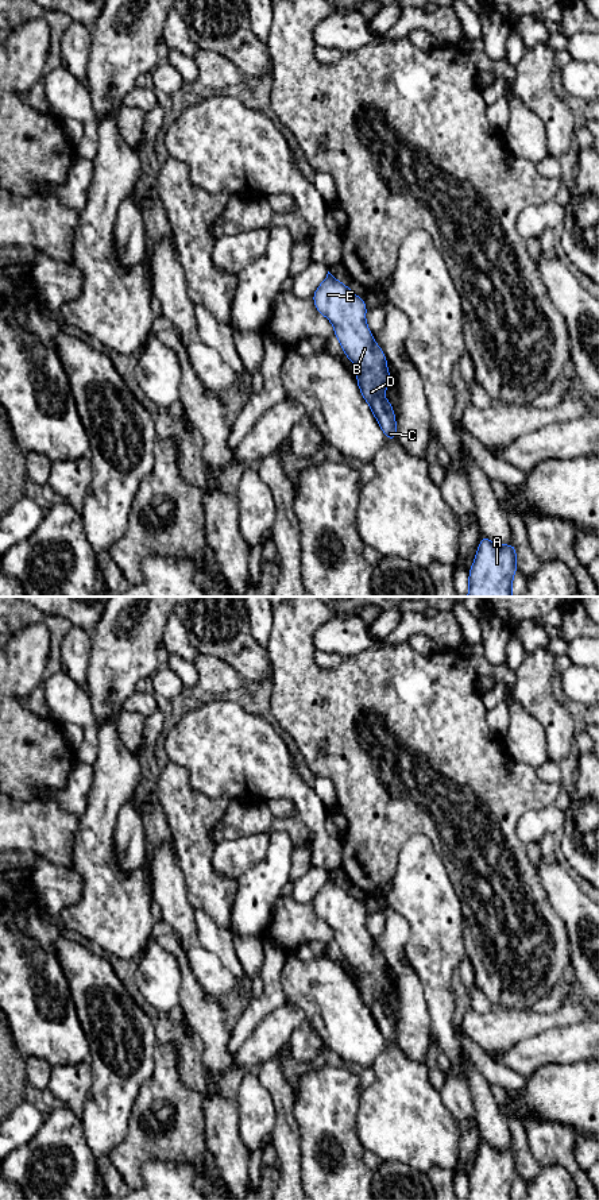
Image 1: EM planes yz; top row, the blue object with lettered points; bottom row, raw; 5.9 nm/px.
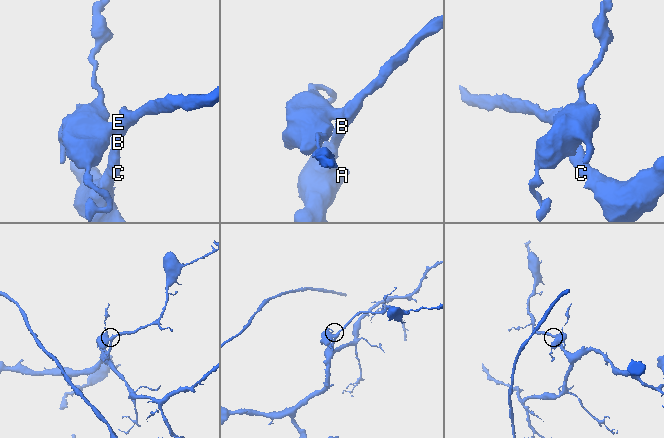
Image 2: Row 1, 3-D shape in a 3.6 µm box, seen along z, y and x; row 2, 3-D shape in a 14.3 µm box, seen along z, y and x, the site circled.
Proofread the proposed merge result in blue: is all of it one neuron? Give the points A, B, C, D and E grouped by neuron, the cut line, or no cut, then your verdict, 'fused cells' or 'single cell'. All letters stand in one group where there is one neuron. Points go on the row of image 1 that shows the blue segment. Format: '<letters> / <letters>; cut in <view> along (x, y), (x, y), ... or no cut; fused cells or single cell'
A B C D E; no cut; single cell

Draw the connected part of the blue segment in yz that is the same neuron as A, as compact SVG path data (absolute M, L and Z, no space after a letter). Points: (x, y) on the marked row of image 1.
M482 535L469 568L467 597L513 597L517 571L514 543L498 545Z

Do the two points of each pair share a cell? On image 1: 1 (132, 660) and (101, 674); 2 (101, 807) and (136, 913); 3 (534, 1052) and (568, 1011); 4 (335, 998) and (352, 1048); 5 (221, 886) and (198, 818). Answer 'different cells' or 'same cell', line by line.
1: same cell
2: same cell
3: different cells
4: same cell
5: same cell

